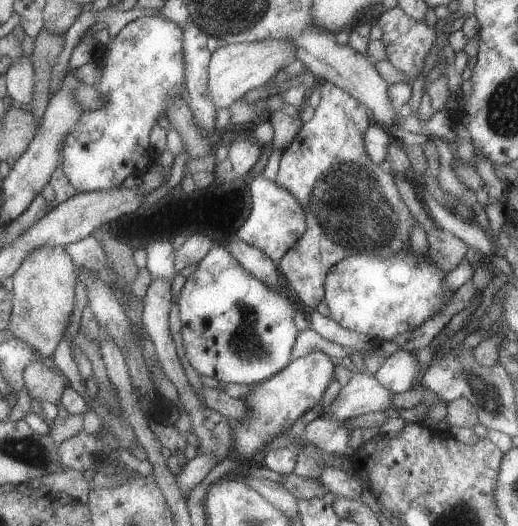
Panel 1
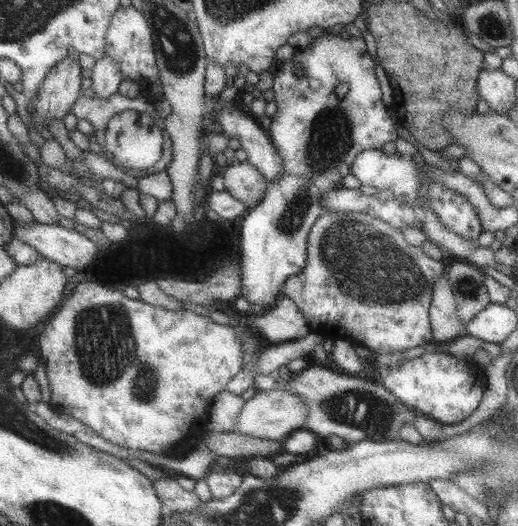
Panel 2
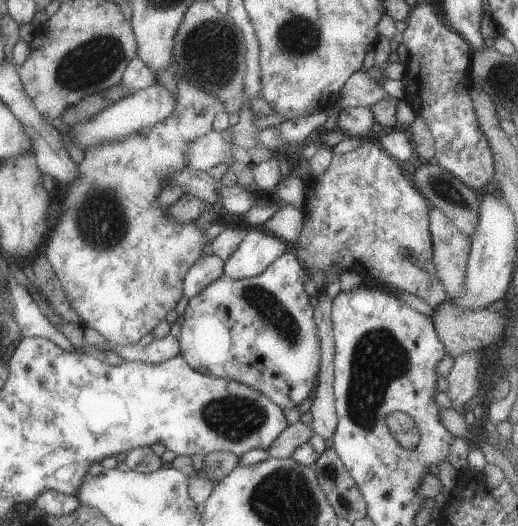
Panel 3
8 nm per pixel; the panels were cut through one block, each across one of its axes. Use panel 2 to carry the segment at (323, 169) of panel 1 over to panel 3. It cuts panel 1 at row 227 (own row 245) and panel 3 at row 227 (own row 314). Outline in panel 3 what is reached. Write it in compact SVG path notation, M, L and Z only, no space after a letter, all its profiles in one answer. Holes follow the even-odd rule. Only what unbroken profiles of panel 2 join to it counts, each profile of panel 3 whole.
M370 137L364 138L361 145L351 152L333 154L323 174L315 178L308 174L304 183L303 226L293 242L295 255L310 277L315 270L321 270L325 285L339 280L343 272L355 272L359 276L365 272L379 284L399 288L407 294L423 298L429 306L439 308L447 300L447 294L433 266L433 244L428 230L429 205L401 169L401 164L390 158Z

